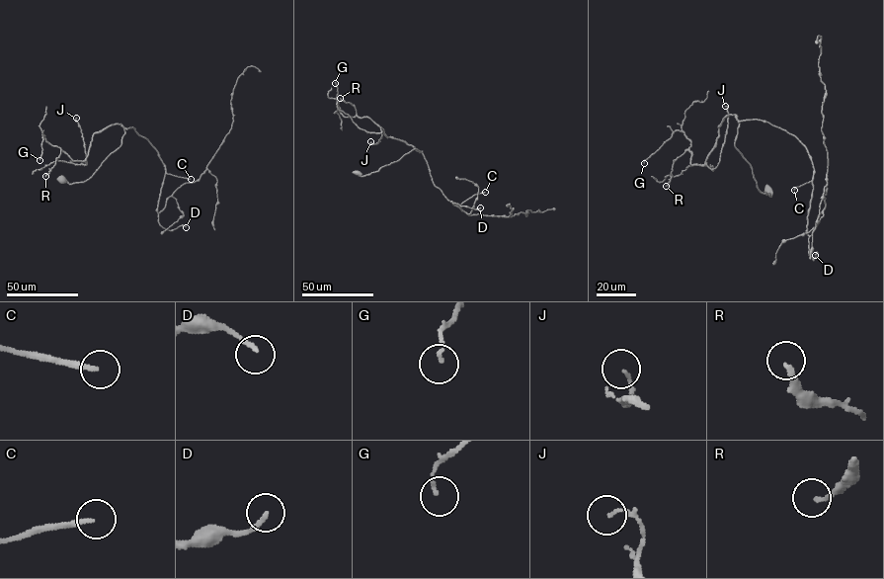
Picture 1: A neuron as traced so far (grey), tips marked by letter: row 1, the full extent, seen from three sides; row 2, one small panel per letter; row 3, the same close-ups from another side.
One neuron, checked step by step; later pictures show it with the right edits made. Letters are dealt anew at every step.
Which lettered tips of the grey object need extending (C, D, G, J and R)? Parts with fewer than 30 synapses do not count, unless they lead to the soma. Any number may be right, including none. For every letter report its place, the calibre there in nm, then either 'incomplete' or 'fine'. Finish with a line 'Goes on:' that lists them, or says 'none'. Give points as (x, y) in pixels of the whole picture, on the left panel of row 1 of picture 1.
C: (191, 179) | 200 nm | incomplete
D: (186, 227) | 170 nm | incomplete
G: (40, 160) | 100 nm | fine
J: (76, 118) | 100 nm | fine
R: (45, 176) | 170 nm | fine
Goes on: C, D

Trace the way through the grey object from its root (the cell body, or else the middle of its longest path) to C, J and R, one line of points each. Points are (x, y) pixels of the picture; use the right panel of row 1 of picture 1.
C: (766, 191), (771, 195), (759, 190), (735, 146), (738, 121), (768, 122), (805, 147), (813, 178), (794, 190)
J: (766, 191), (735, 146), (735, 115), (718, 125), (705, 164), (719, 162), (725, 106)
R: (766, 191), (735, 146), (735, 115), (718, 125), (705, 163), (692, 165), (686, 150), (666, 186)

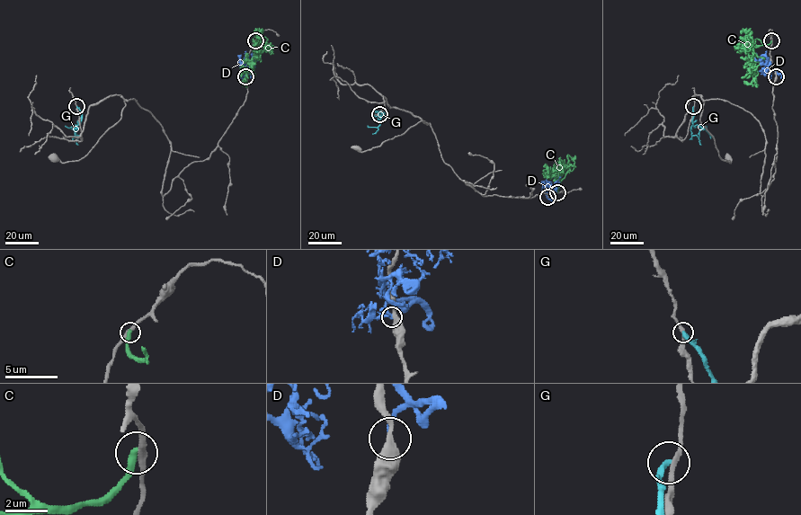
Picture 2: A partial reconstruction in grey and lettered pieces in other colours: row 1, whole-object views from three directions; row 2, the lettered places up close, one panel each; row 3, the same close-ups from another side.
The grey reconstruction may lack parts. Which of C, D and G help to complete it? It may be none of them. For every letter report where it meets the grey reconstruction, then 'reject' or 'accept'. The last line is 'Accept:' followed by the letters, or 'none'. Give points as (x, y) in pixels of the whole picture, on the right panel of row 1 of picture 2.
C: (771, 40) | reject
D: (776, 76) | reject
G: (693, 106) | reject
Accept: none

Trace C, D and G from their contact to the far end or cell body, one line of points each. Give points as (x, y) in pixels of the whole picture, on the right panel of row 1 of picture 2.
C: (771, 40), (753, 49), (758, 56), (764, 58), (759, 62), (754, 80), (750, 84), (743, 81)
D: (776, 76), (770, 63), (767, 60), (764, 65), (756, 53)
G: (693, 106), (690, 130), (701, 145)

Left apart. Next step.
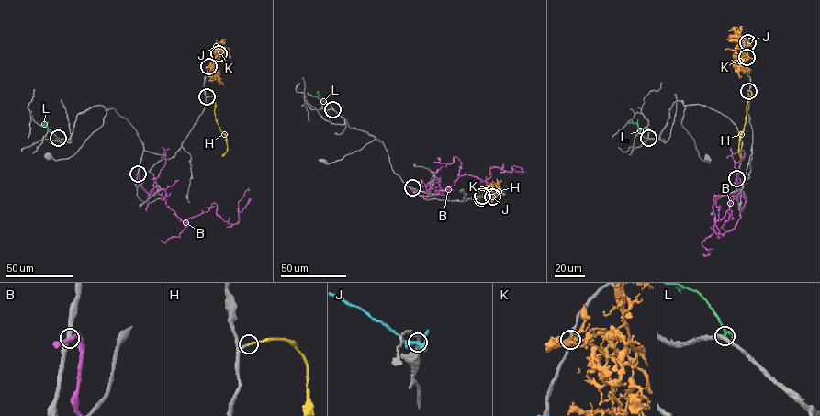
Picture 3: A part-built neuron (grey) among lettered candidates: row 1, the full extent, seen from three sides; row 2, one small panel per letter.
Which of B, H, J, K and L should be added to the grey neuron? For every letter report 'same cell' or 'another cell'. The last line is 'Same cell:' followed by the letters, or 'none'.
B: another cell
H: same cell
J: another cell
K: another cell
L: another cell
Same cell: H

